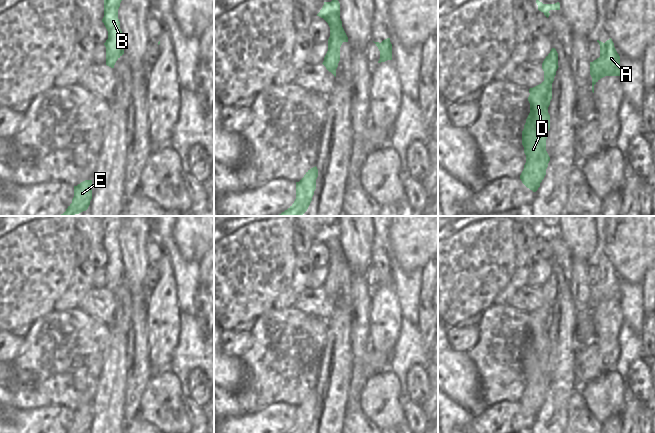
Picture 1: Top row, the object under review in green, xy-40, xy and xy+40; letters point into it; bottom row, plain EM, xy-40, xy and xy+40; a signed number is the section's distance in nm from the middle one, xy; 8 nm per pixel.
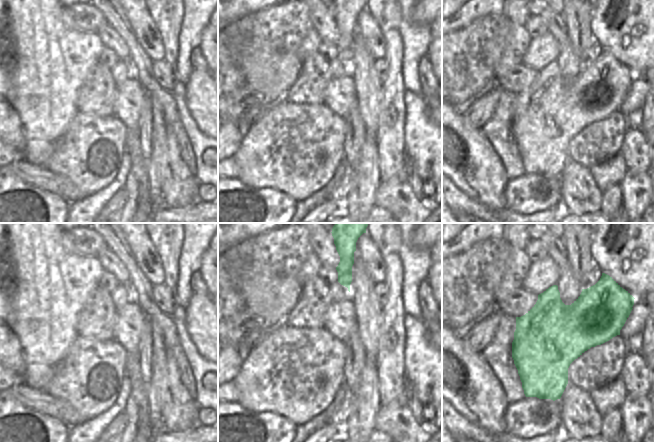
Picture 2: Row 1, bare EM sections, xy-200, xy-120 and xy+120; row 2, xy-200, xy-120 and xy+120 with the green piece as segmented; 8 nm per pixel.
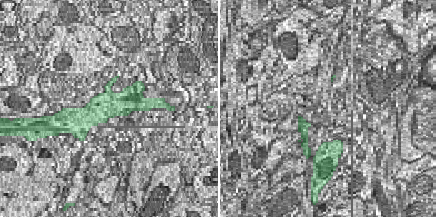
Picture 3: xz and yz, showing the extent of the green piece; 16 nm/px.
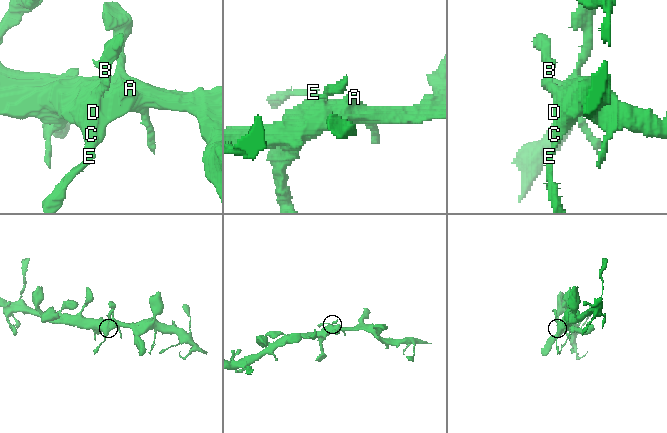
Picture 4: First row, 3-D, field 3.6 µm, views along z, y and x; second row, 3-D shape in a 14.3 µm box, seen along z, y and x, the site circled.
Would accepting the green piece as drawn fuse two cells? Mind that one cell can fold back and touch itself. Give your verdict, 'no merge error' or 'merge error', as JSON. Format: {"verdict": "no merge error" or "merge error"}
{"verdict": "no merge error"}

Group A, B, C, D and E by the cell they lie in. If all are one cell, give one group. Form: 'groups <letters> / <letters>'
groups A B C D E

